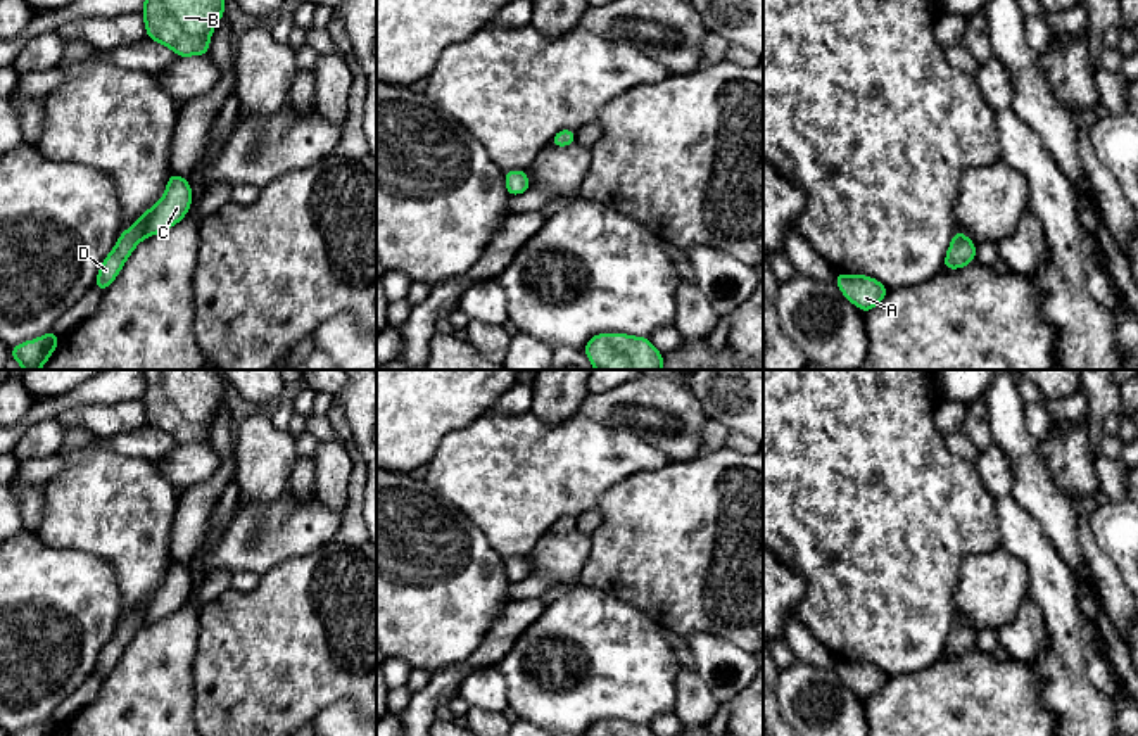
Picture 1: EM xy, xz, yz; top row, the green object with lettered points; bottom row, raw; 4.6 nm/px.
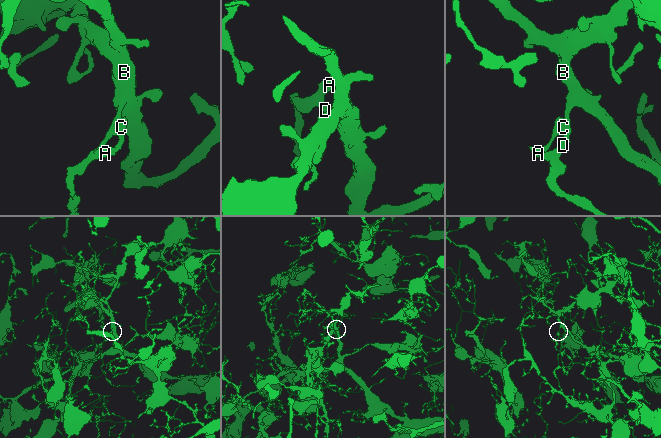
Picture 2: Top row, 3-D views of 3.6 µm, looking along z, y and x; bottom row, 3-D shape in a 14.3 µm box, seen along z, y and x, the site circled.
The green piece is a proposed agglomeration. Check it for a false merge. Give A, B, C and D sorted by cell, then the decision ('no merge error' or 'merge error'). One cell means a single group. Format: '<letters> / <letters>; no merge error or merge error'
A B C D; no merge error

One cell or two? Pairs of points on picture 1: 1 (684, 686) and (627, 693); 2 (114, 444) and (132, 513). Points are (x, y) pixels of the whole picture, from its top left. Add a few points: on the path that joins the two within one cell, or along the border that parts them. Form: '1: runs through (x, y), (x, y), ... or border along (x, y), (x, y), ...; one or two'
1: border along (681, 664), (674, 679), (676, 707), (672, 710); two
2: border along (82, 453), (118, 451), (152, 462); two

